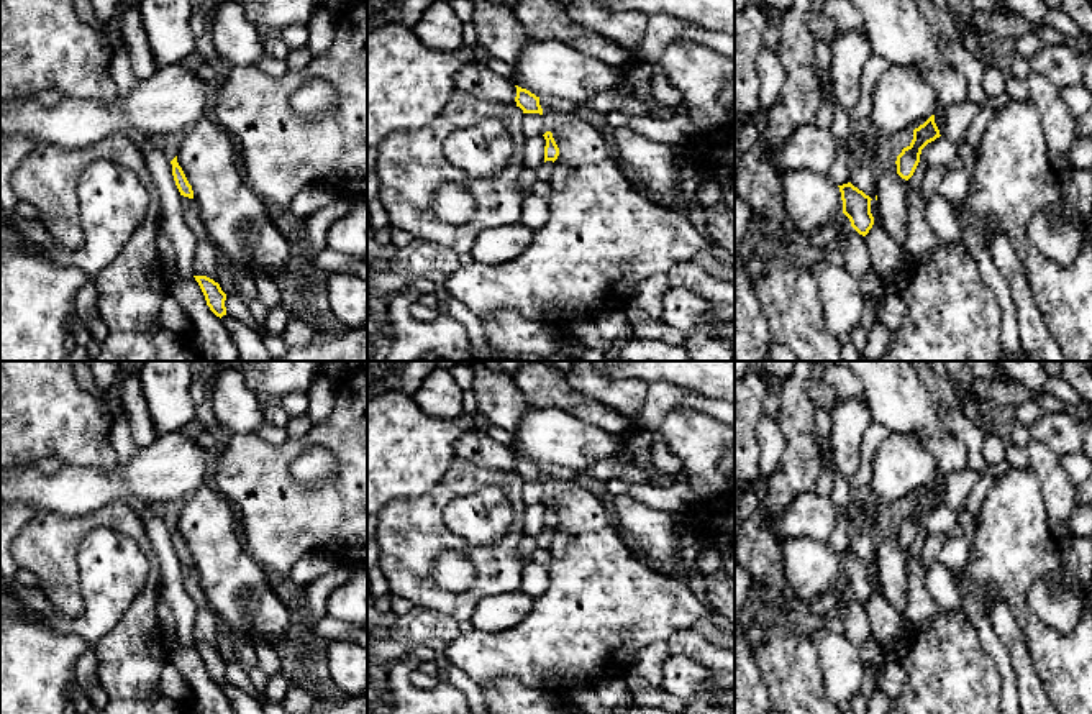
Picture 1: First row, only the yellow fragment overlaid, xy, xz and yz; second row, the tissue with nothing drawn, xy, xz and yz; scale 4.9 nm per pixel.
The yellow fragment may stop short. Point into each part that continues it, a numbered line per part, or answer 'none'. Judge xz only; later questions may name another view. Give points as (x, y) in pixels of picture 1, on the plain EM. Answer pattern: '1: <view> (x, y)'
none

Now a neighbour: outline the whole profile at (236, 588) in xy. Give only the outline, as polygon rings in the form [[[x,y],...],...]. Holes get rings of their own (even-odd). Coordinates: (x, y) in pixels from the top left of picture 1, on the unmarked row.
[[[212,483],[190,492],[180,507],[177,530],[193,558],[198,584],[210,609],[233,637],[236,645],[254,647],[262,640],[272,647],[290,629],[290,612],[267,583],[266,568],[244,548],[238,512]]]

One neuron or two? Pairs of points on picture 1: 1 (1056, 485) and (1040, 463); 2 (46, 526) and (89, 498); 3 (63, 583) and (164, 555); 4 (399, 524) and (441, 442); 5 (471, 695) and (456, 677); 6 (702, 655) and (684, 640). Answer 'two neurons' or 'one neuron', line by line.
1: one neuron
2: two neurons
3: two neurons
4: two neurons
5: one neuron
6: one neuron

